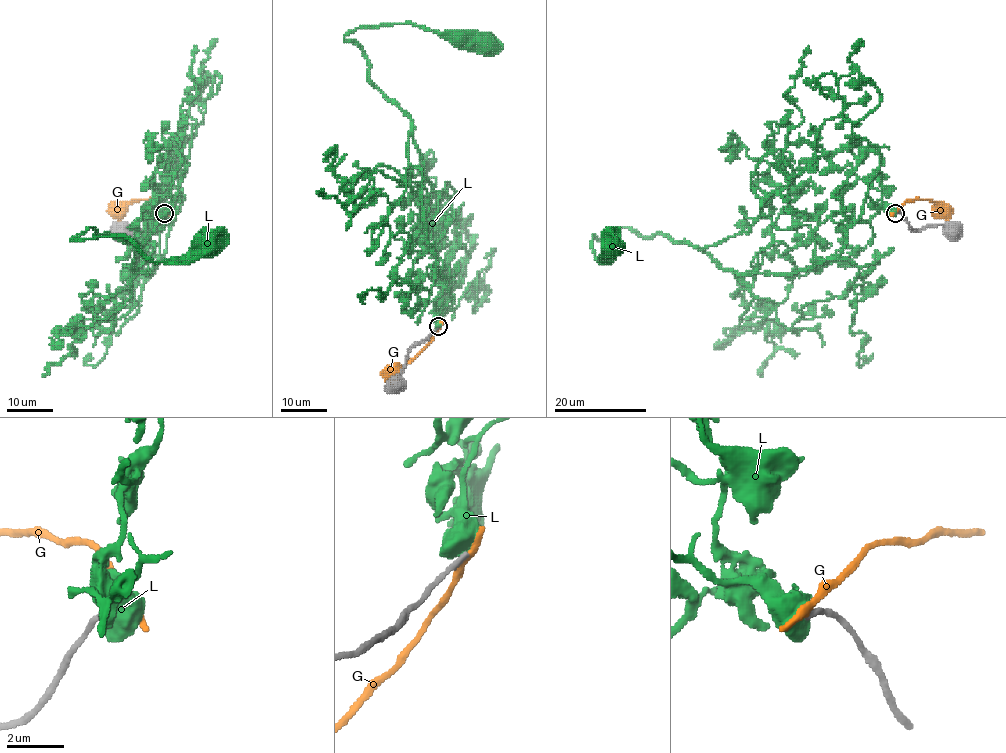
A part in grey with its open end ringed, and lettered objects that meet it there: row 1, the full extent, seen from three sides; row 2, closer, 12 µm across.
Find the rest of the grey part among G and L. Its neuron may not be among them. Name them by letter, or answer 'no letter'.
no letter

